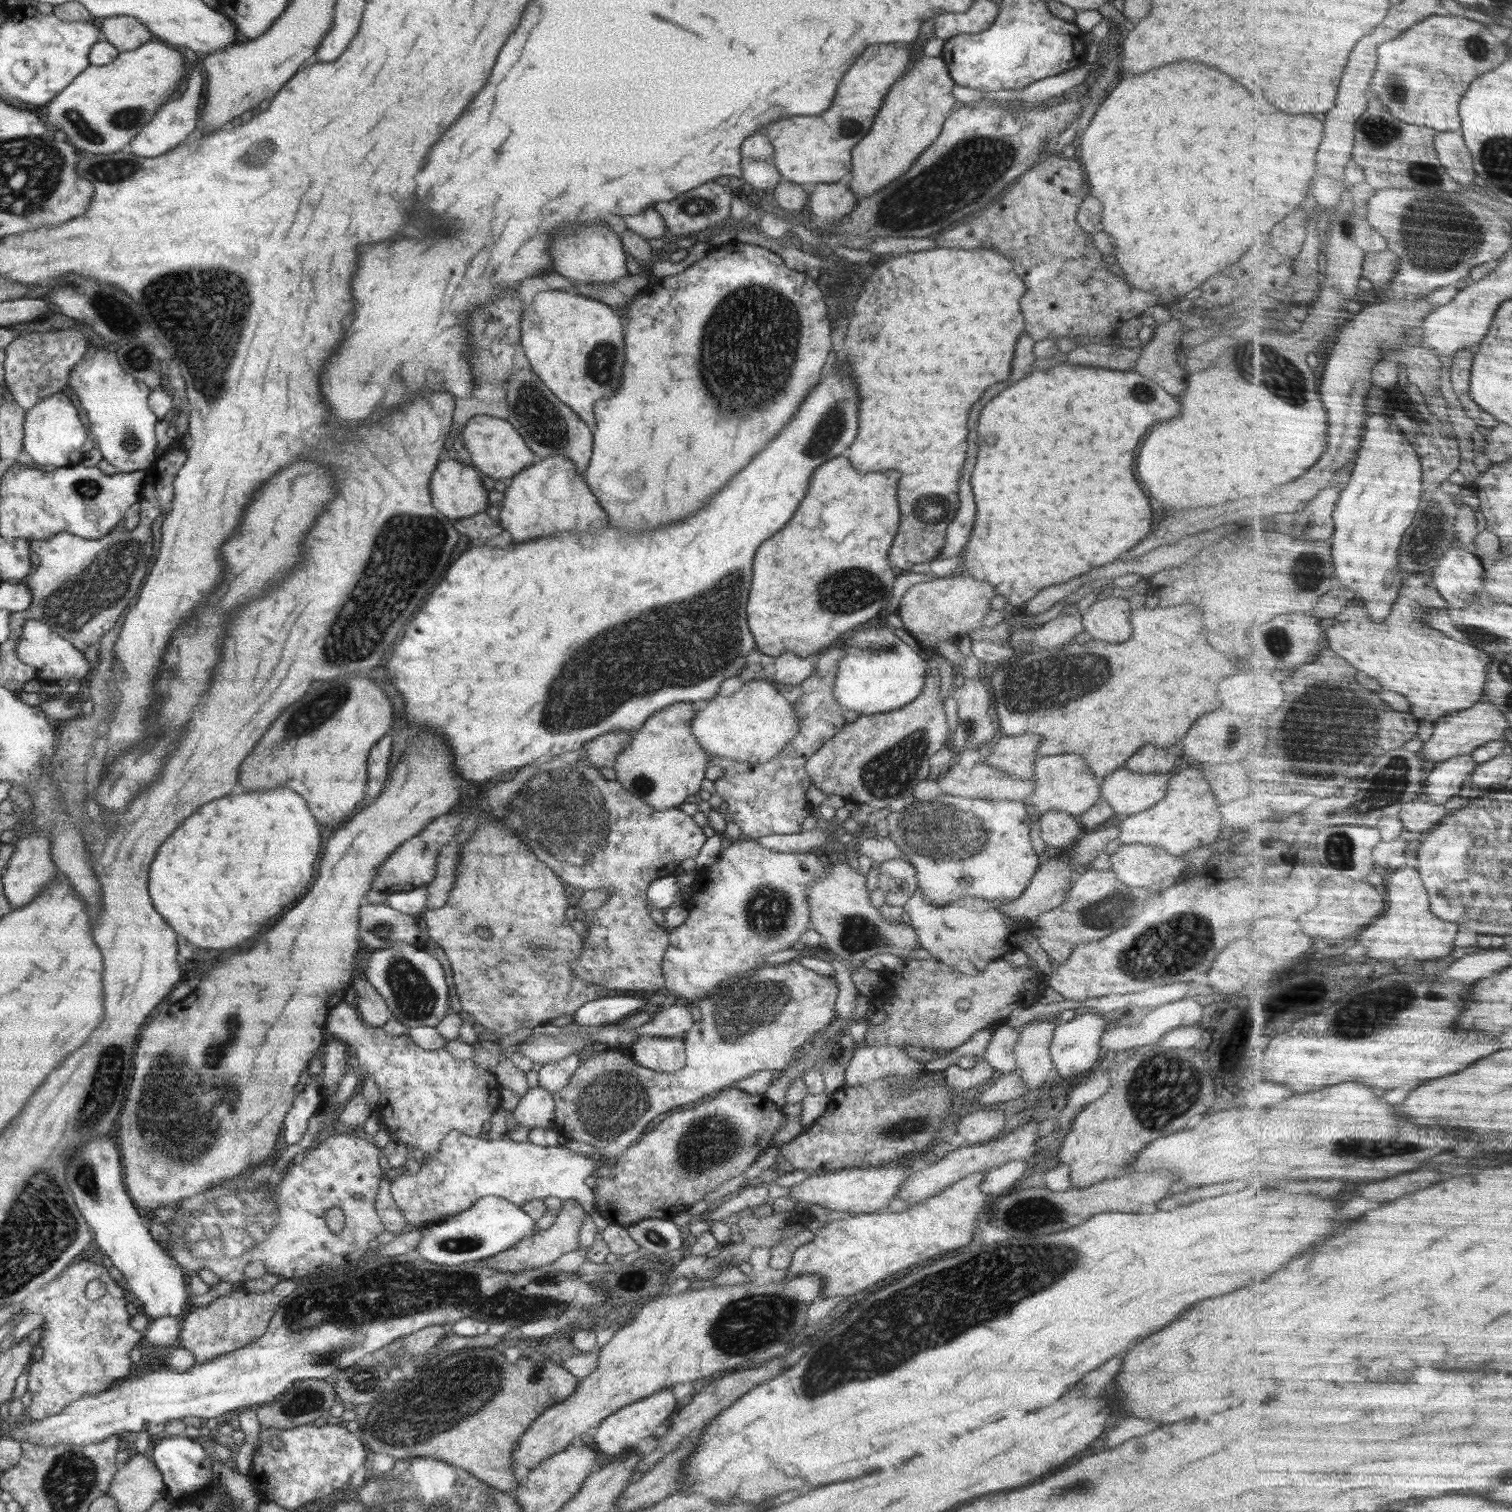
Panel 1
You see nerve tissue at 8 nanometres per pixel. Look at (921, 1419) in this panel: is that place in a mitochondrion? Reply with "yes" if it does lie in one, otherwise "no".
no

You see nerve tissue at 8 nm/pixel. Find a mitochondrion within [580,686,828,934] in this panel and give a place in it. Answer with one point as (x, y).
(644, 785)

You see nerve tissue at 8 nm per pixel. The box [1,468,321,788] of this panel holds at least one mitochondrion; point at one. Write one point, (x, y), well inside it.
(101, 583)

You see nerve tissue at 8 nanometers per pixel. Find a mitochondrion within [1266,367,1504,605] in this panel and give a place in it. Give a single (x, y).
(1427, 540)

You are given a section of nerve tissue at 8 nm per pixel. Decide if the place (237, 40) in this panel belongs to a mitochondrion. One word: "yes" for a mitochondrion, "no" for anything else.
no

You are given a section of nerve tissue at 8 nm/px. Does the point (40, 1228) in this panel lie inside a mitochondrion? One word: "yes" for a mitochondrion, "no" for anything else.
yes

